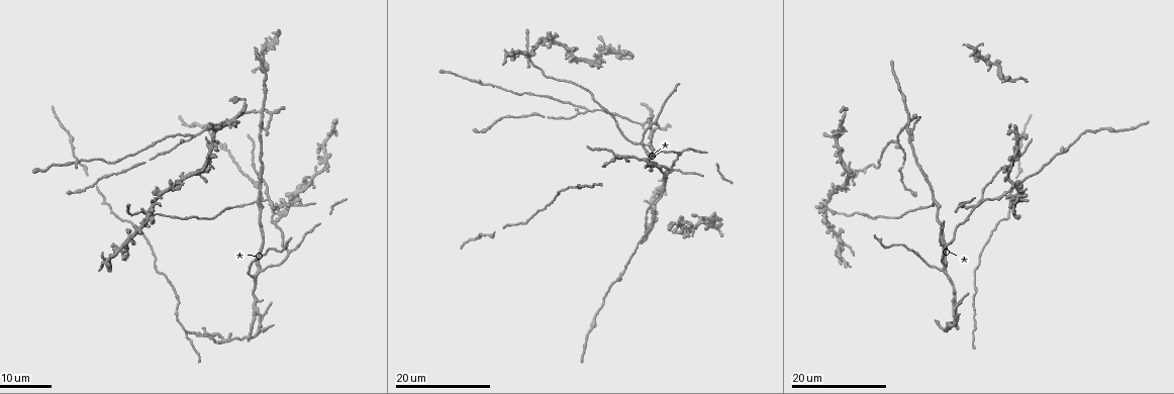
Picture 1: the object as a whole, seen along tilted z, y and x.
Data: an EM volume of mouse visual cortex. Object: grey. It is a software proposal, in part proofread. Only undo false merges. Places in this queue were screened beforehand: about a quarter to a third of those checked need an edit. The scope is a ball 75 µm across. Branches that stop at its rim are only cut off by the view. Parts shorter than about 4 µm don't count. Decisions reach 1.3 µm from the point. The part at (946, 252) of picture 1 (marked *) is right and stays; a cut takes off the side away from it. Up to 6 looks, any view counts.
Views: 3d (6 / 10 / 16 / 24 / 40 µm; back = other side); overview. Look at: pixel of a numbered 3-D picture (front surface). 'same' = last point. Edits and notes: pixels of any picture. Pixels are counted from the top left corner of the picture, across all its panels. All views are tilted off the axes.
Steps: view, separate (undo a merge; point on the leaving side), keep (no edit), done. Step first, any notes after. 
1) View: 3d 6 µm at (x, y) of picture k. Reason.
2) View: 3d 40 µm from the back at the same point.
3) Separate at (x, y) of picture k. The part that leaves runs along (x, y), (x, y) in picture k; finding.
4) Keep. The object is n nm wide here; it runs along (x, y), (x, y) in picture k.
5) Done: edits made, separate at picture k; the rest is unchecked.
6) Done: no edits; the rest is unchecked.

View: 3d 24 µm at (252, 311) of picture 1. Four or more arms meet.

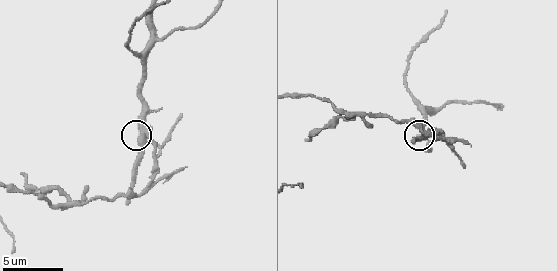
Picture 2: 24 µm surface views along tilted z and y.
View: 3d 6 µm at (141, 135) of picture 2.

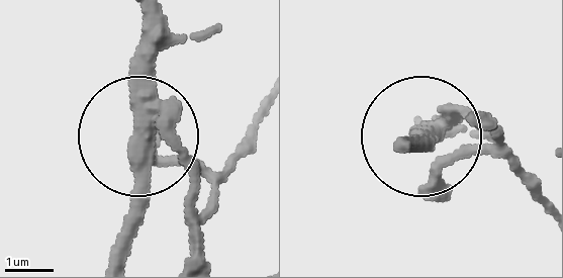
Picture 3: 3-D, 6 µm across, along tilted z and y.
View: 3d 6 µm from the back at (143, 130) of picture 3.

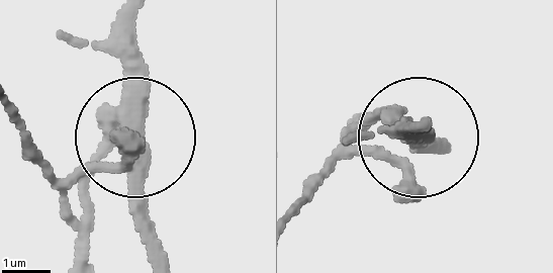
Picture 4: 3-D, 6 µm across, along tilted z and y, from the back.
Separate at (119, 145) of picture 4. The part that leaves runs along (120, 115), (84, 195), (84, 256) in picture 4; two neurons meet here.

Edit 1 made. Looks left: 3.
View: 3d 16 µm at (648, 145) of picture 1. Thin arm on a thick one.

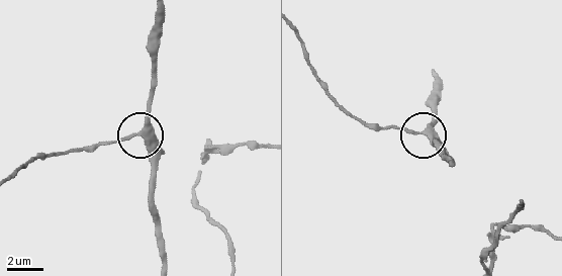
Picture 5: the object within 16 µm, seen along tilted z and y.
View: 3d 10 µm at (138, 132) of picture 5. Closer look.

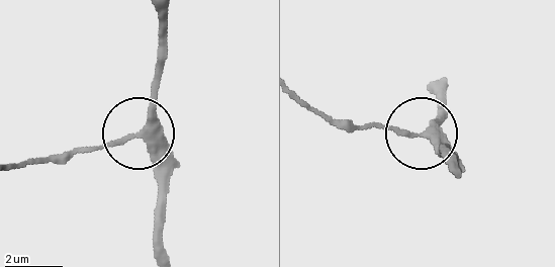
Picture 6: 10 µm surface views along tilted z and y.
Keep. It runs along (163, 252), (163, 172), (140, 136), (157, 51) in picture 6; continuous, no second neuron.

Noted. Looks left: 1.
View: 3d 10 µm at (418, 104) of picture 2. Three arms meet.

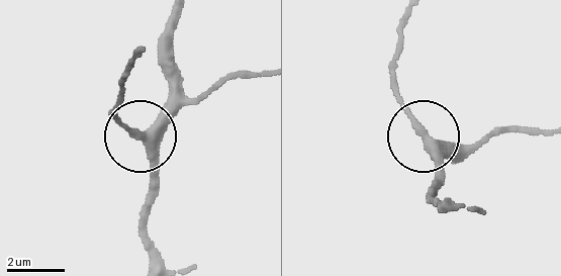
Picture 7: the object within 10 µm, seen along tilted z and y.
Keep. The object is 300 nm wide here; it runs along (172, 24), (160, 116), (136, 135), (113, 111) in picture 7; continuous, no second neuron.

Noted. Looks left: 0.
Done: edits made, separate at picture 4; the rest is unchecked.

